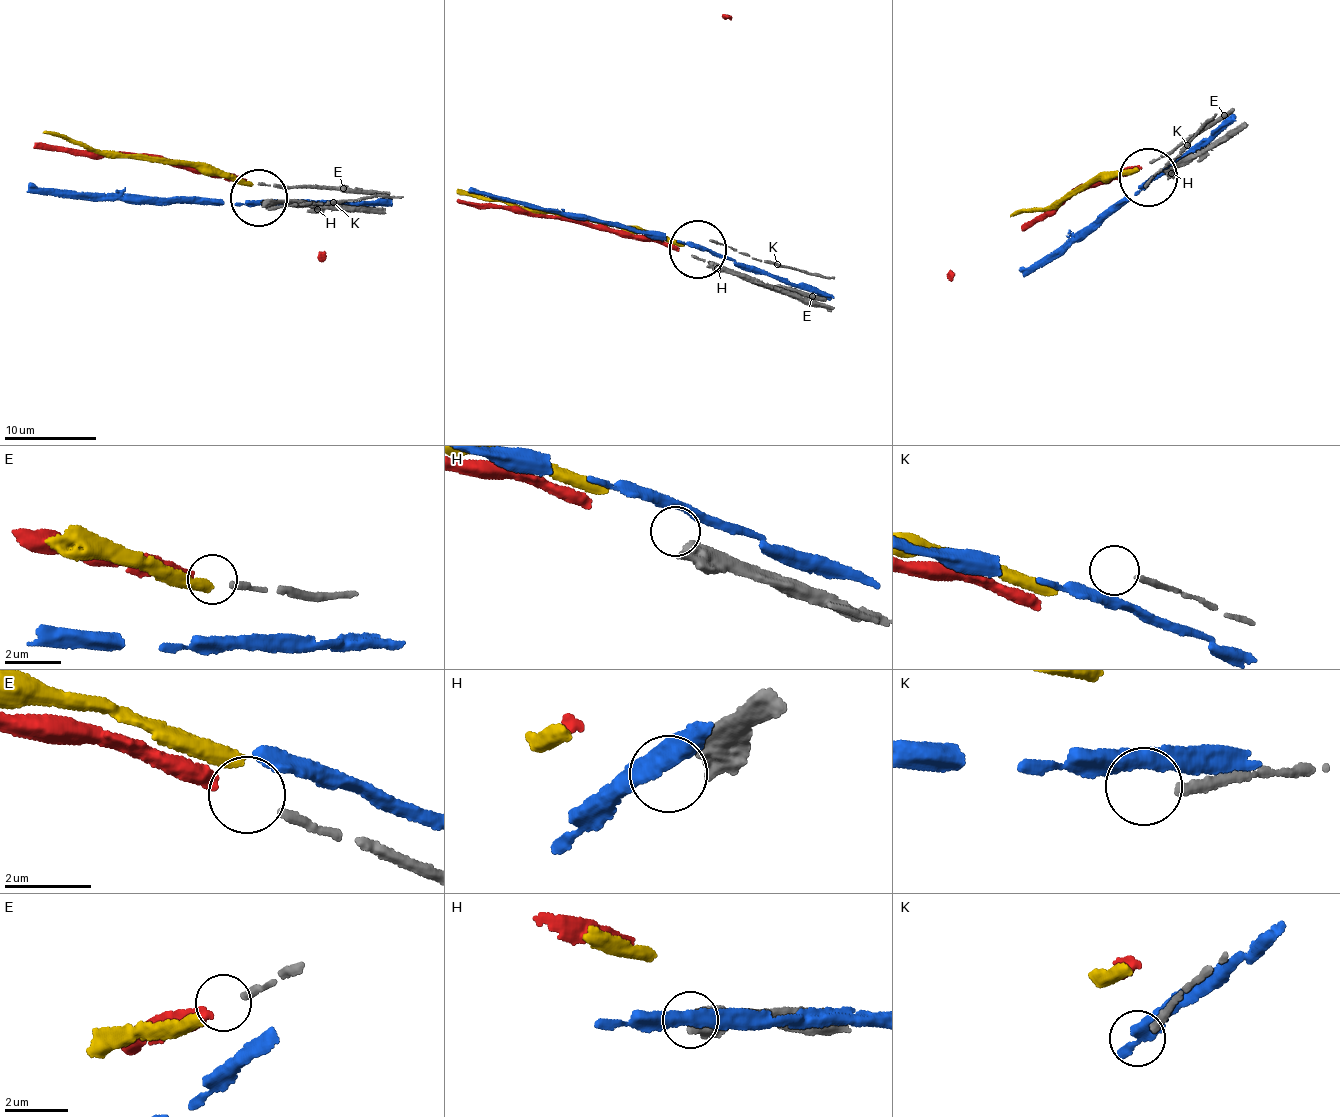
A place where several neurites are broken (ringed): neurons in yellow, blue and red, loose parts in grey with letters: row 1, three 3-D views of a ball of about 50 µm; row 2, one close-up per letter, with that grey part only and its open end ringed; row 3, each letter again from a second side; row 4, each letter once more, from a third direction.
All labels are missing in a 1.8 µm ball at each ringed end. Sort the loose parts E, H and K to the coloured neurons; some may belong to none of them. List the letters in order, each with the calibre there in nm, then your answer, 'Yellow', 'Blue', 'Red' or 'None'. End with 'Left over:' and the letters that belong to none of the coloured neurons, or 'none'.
E: Thickness 220 nm. Red
H: Thickness 550 nm. None
K: Thickness 240 nm. None
Left over: H, K

